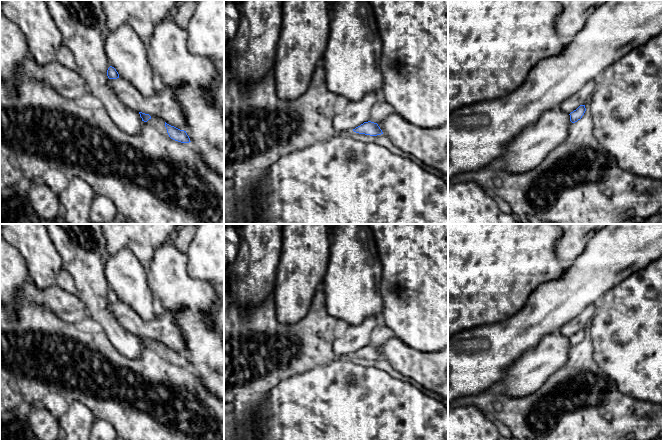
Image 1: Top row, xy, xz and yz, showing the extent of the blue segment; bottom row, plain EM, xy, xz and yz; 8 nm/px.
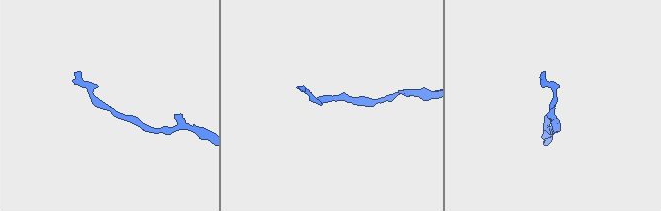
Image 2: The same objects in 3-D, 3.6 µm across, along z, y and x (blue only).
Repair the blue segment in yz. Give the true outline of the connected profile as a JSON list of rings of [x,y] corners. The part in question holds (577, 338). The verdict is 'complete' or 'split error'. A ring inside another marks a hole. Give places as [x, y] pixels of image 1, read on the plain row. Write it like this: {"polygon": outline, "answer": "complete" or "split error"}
{"polygon": [[[580,329],[576,334],[574,334],[573,336],[571,336],[569,338],[570,339],[570,345],[572,347],[577,346],[578,344],[580,344],[582,342],[585,335],[586,335],[585,329]]], "answer": "complete"}

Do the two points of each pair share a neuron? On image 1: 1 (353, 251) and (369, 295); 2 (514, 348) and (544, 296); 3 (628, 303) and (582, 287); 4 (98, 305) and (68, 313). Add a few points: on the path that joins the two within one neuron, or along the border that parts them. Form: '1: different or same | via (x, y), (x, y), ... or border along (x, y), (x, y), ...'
1: same | via (354, 262), (354, 280), (358, 284)
2: same | via (516, 335), (542, 309)
3: different | border along (622, 281), (608, 289), (596, 303)
4: different | border along (77, 293), (91, 315)

